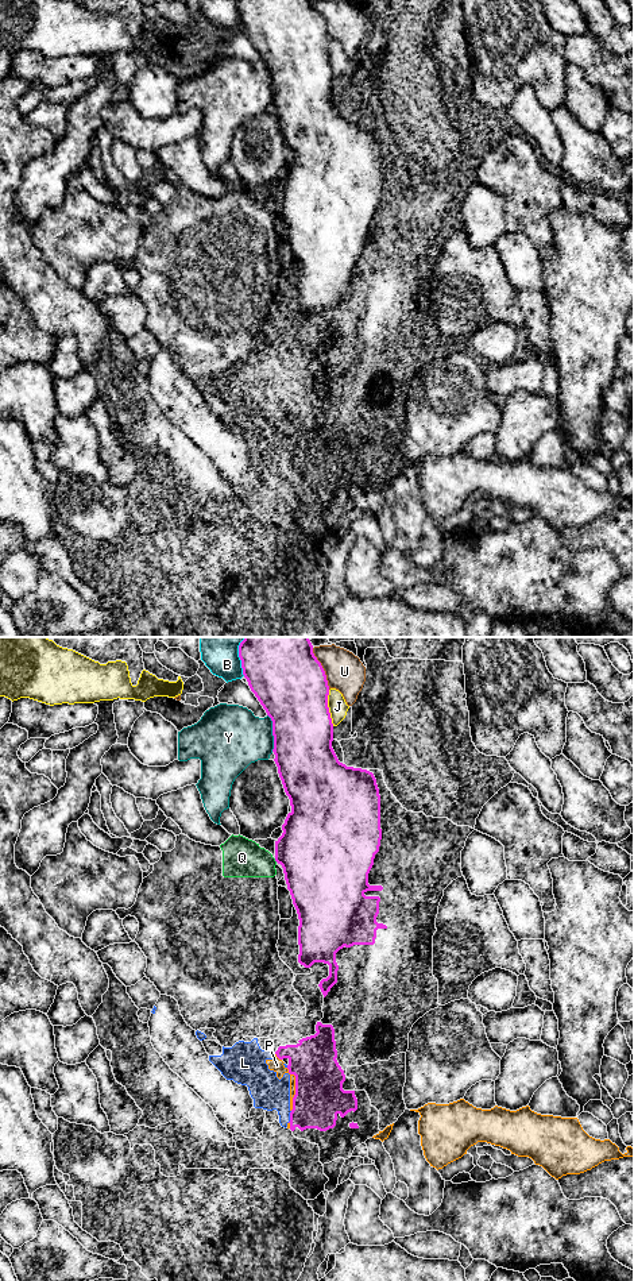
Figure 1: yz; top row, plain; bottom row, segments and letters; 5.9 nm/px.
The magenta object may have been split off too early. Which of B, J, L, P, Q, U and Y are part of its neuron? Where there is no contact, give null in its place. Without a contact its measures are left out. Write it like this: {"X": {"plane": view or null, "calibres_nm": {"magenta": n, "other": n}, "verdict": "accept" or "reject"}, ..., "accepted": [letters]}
{"B": {"plane": "yz", "calibres_nm": {"magenta": 360, "other": 180}, "verdict": "reject"}, "J": {"plane": "yz", "calibres_nm": {"magenta": 420, "other": 110}, "verdict": "reject"}, "L": {"plane": "yz", "calibres_nm": {"magenta": 300, "other": 200}, "verdict": "reject"}, "P": {"plane": "yz", "calibres_nm": {"magenta": 300, "other": 80}, "verdict": "reject"}, "Q": {"plane": "yz", "calibres_nm": {"magenta": 460, "other": 240}, "verdict": "reject"}, "U": {"plane": "yz", "calibres_nm": {"magenta": 420, "other": 220}, "verdict": "reject"}, "Y": {"plane": "yz", "calibres_nm": {"magenta": 380, "other": 380}, "verdict": "reject"}, "accepted": []}

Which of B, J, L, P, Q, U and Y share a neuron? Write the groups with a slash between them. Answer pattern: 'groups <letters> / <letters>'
groups B / J / L P / Q / U / Y

